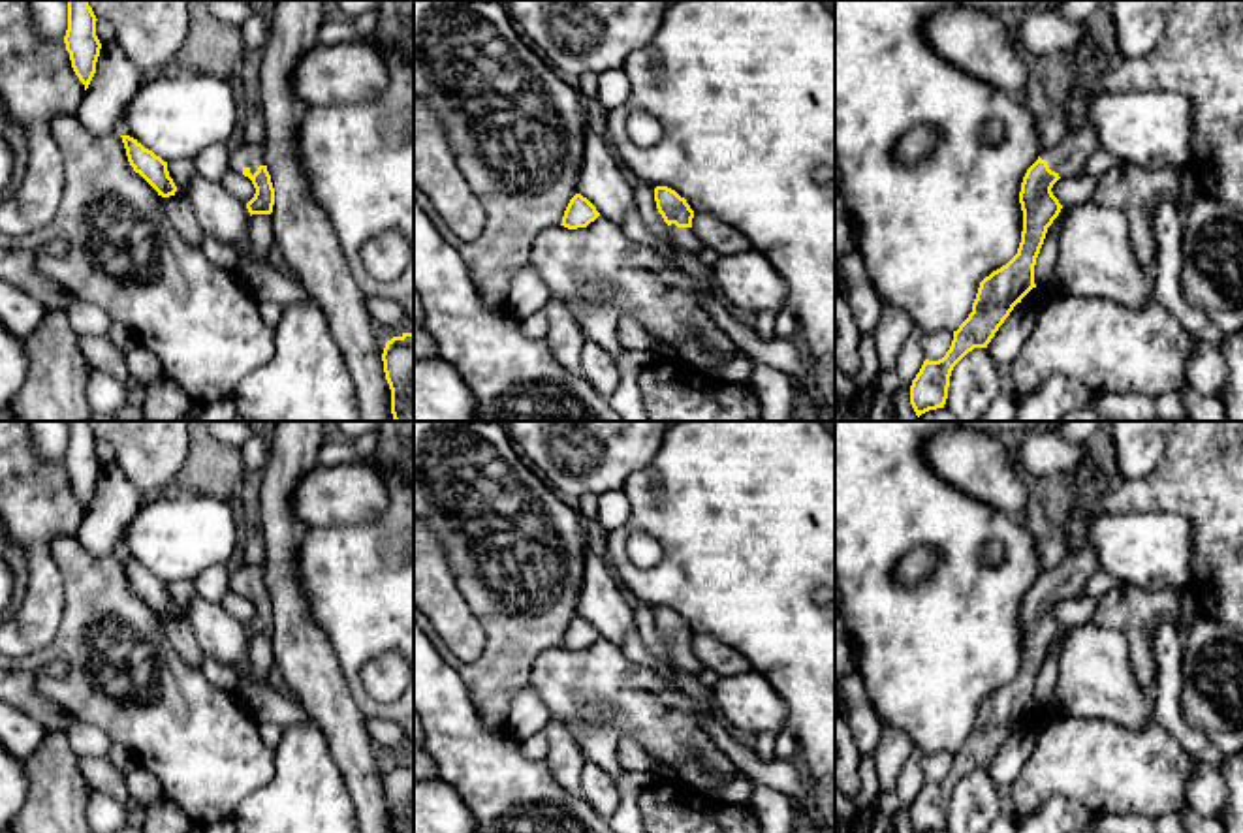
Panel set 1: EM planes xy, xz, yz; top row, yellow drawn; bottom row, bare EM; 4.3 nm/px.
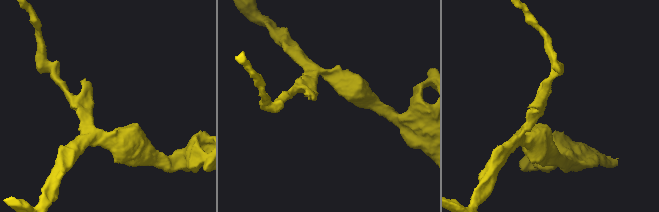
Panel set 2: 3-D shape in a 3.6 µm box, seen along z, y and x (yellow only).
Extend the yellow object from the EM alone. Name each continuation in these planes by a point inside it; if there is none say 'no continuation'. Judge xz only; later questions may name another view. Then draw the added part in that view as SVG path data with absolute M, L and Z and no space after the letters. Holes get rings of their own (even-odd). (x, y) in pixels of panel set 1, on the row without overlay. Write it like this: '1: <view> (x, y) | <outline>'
1: xz (683, 659) | M671 645L668 649L668 654L673 660L675 668L684 673L698 675L703 669L692 649L677 649Z

